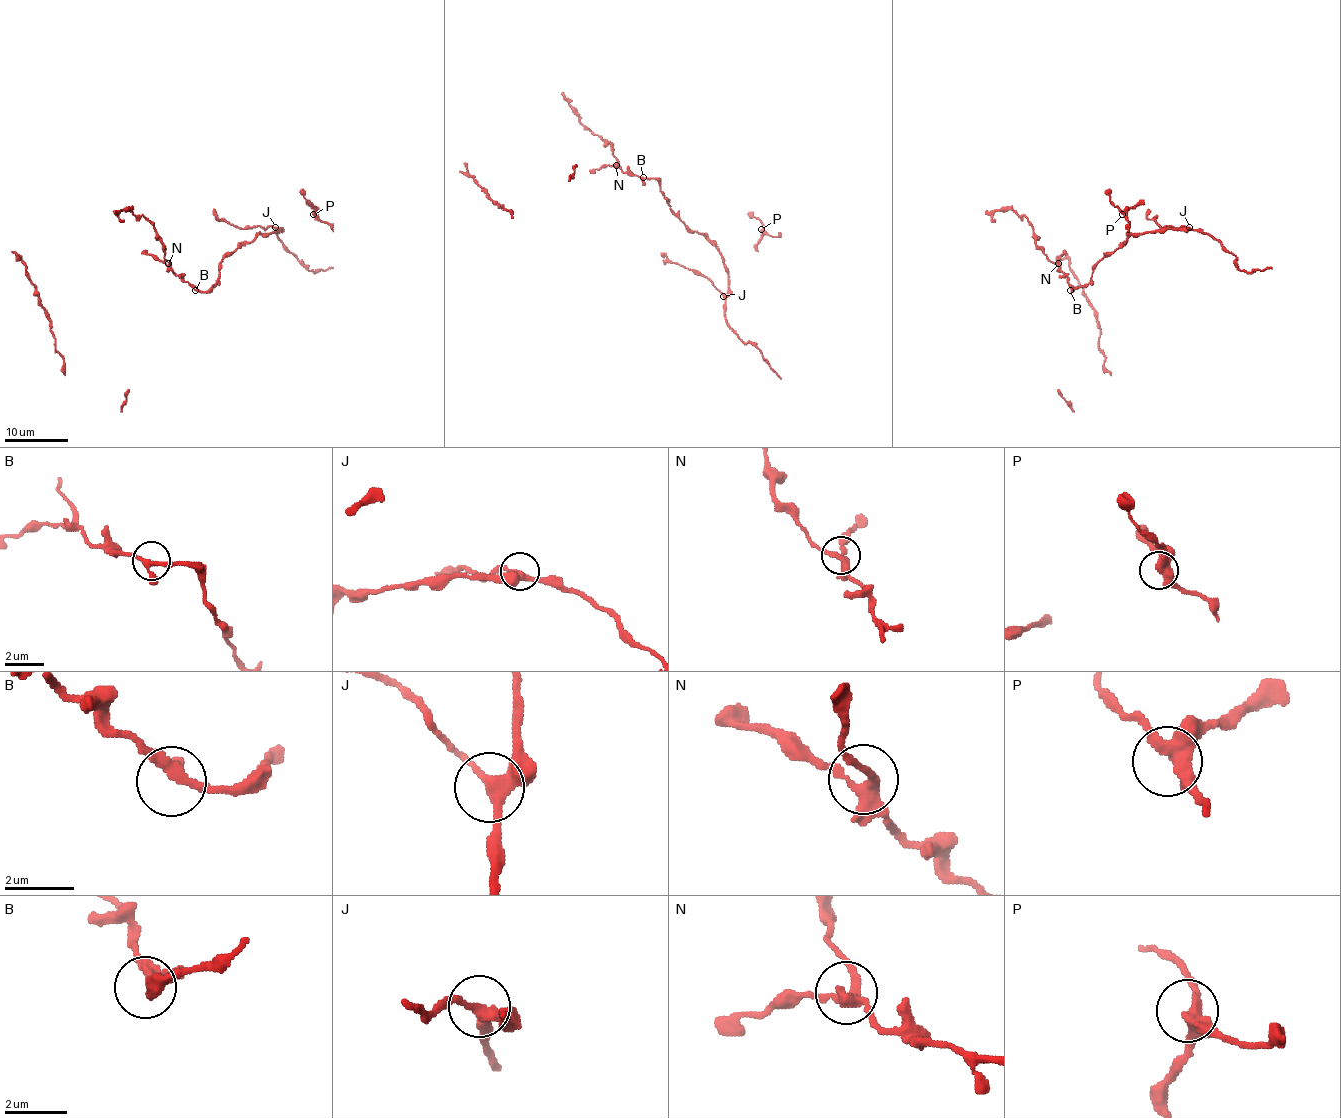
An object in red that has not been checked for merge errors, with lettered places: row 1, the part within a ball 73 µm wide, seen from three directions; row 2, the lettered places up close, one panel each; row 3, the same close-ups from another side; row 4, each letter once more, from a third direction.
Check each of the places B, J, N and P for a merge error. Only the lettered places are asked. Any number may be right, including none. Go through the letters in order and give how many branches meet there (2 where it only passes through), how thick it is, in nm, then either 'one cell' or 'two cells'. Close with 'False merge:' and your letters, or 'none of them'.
B: 3 branches meet; 240 nm thick; one cell
J: 3 branches meet; 300 nm thick; one cell
N: 3 branches meet; 320 nm thick; one cell
P: 3 branches meet; 360 nm thick; one cell
False merge: none of them

